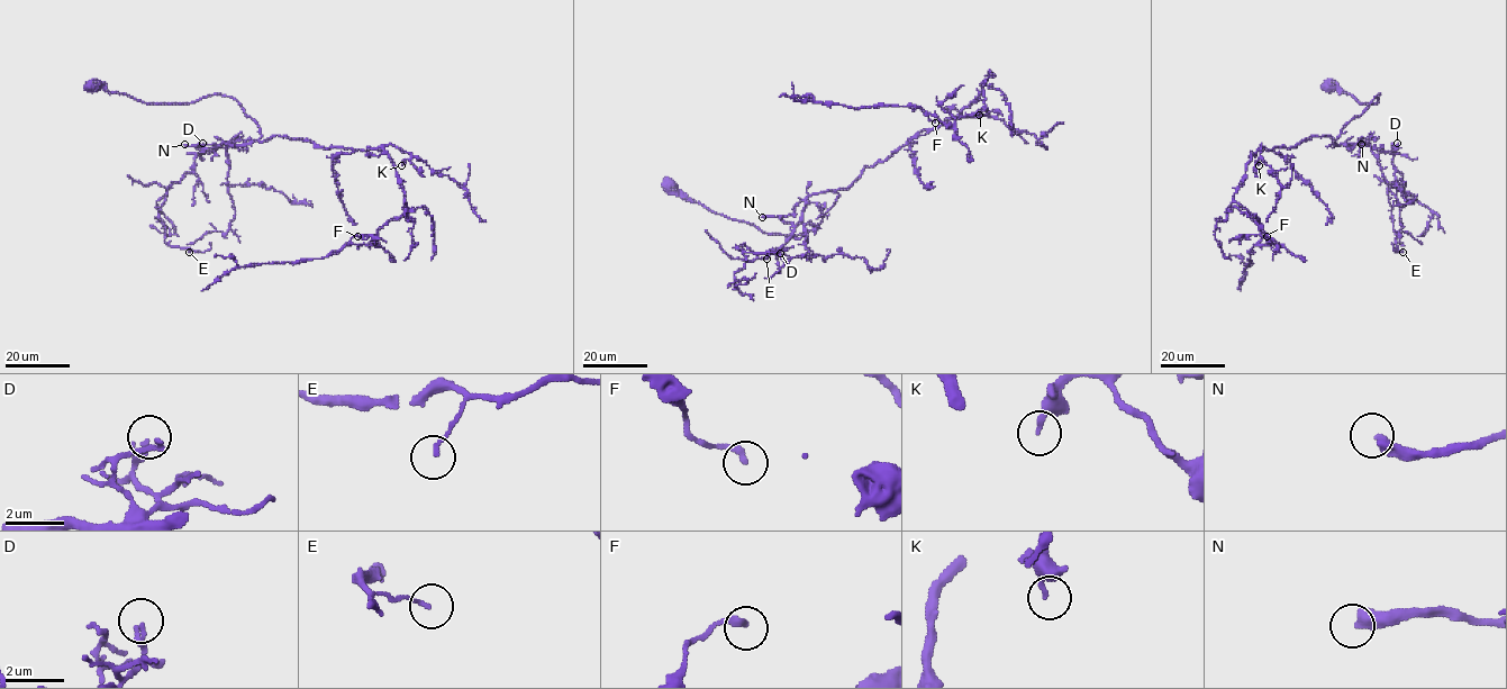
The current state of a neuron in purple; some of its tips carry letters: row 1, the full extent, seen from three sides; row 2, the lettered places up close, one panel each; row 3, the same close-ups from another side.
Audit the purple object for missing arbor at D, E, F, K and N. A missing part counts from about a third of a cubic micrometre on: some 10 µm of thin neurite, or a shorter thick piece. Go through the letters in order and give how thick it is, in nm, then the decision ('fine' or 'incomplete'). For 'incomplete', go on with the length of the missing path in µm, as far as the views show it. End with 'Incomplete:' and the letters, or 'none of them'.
D: calibre 150 nm; fine
E: calibre 100 nm; fine
F: calibre 240 nm; fine
K: calibre 240 nm; fine
N: calibre 440 nm; fine
Incomplete: none of them

